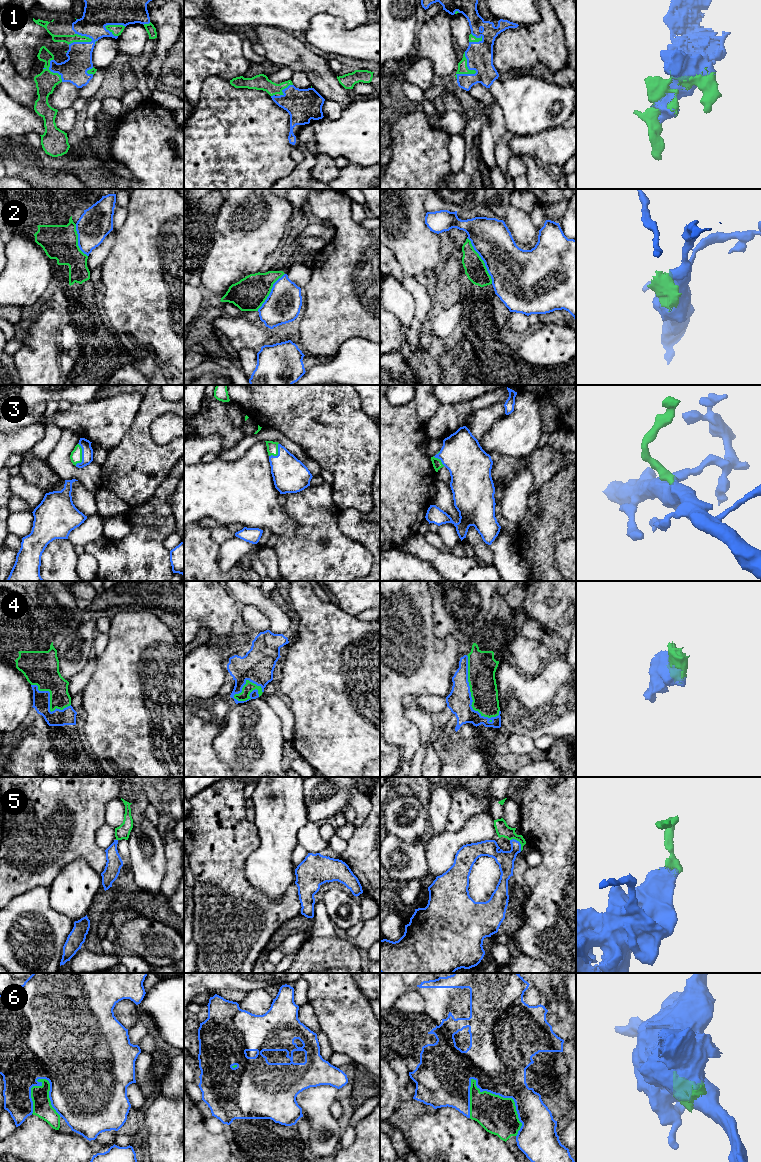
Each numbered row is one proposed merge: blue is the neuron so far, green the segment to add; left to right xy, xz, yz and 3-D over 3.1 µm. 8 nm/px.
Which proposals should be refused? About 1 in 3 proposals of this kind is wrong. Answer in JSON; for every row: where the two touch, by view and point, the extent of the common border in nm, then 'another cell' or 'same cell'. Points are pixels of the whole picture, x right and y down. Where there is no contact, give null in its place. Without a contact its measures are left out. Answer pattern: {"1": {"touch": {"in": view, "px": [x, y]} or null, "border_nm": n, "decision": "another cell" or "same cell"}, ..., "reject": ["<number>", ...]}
{"1": {"touch": {"in": "yz", "px": [475, 70]}, "border_nm": 220, "decision": "same cell"}, "2": {"touch": {"in": "yz", "px": [482, 259]}, "border_nm": 420, "decision": "another cell"}, "3": {"touch": {"in": "xy", "px": [82, 455]}, "border_nm": 190, "decision": "same cell"}, "4": {"touch": {"in": "yz", "px": [470, 692]}, "border_nm": 600, "decision": "same cell"}, "5": {"touch": {"in": "yz", "px": [519, 842]}, "border_nm": 130, "decision": "same cell"}, "6": {"touch": {"in": "yz", "px": [508, 1097]}, "border_nm": 600, "decision": "another cell"}, "reject": ["2", "6"]}

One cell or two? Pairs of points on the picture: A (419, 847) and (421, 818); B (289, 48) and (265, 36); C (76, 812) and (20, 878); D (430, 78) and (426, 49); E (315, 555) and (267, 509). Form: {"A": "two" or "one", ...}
{"A": "two", "B": "one", "C": "one", "D": "two", "E": "two"}

